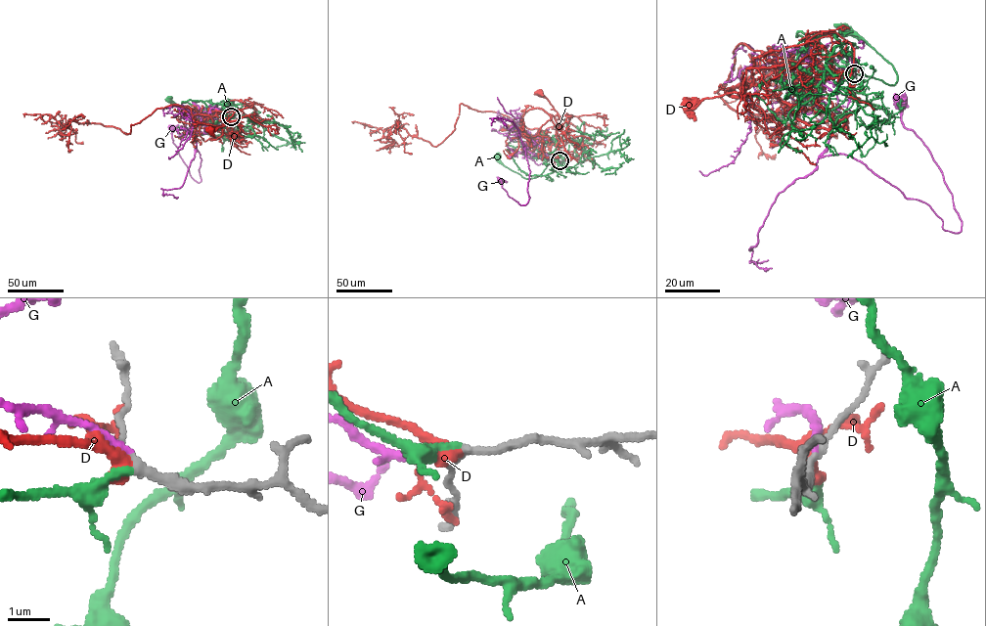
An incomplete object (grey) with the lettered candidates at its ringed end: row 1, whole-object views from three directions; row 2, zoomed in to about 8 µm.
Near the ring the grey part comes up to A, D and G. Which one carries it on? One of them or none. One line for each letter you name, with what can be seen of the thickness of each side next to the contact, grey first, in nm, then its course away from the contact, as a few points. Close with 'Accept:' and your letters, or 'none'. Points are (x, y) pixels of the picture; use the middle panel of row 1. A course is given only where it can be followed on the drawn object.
A: calibres 170 and 190 nm; course (560, 160), (553, 159), (540, 175), (525, 178), (506, 167), (498, 157)
Accept: A

